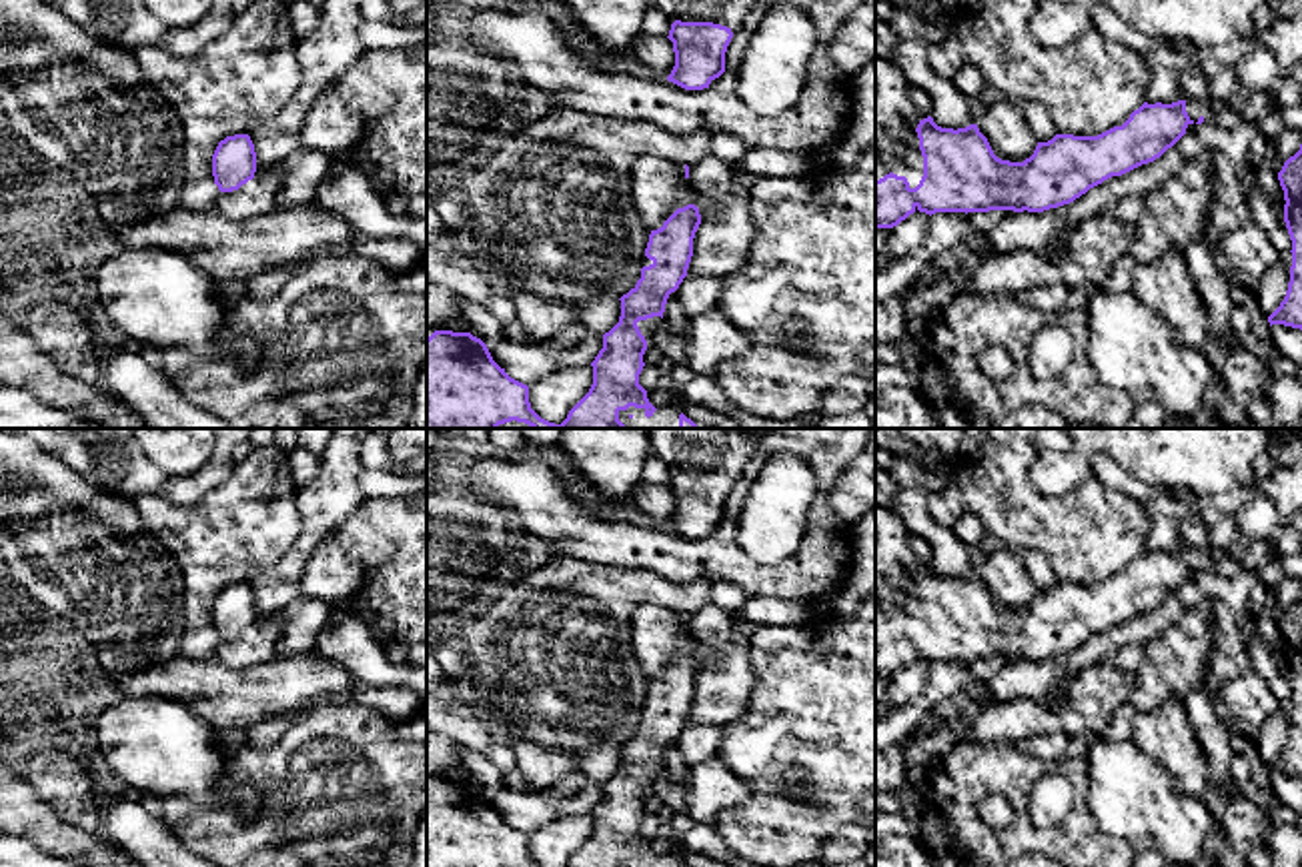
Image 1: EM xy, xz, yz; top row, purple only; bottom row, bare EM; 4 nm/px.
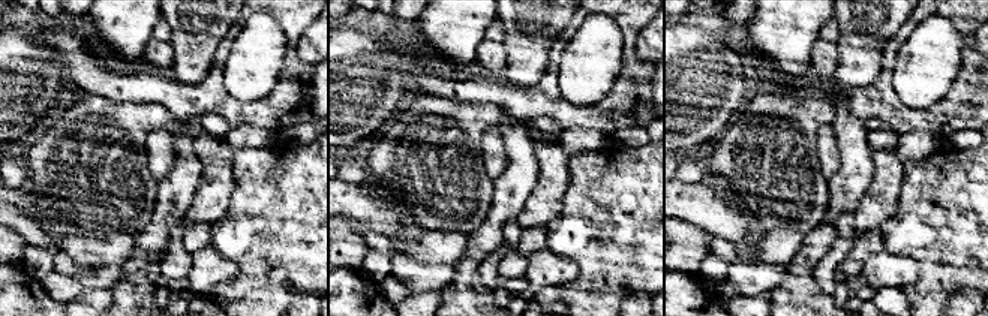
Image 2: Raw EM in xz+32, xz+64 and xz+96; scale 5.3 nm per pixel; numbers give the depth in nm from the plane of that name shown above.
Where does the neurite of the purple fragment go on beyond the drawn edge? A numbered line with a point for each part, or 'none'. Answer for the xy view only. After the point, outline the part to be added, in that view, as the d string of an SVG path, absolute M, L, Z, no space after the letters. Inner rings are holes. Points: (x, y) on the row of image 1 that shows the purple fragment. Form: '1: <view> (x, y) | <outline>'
none

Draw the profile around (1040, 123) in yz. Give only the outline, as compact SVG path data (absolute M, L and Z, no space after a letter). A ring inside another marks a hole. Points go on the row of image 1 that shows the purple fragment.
M1022 102L1024 116L1028 126L1038 142L1052 140L1058 132L1054 120L1044 104L1040 102Z

